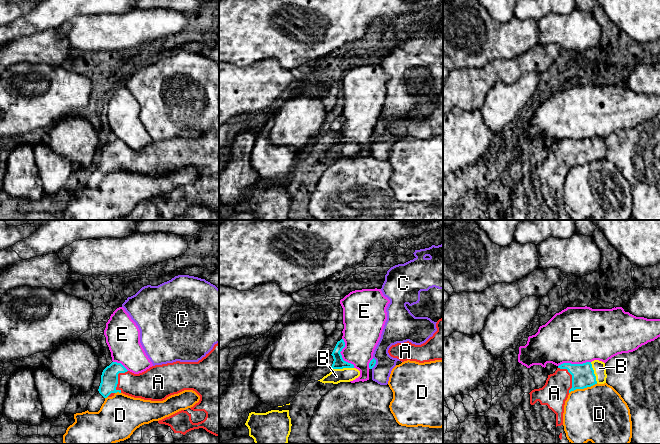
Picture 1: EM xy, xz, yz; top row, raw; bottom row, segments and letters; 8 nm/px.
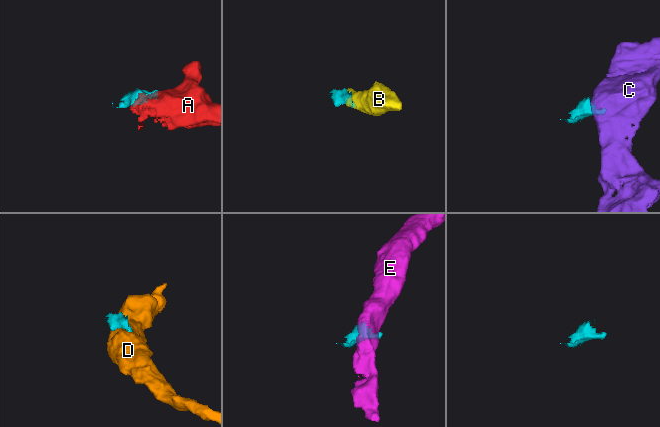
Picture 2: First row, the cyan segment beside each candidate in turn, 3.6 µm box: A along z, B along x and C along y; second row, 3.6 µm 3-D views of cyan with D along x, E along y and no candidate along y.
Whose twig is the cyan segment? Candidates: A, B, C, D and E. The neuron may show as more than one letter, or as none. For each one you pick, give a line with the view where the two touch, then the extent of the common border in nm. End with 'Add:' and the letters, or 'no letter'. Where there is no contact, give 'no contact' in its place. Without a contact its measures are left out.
A: meets cyan in xy; contact 190 nm long
B: meets cyan in xz; contact 170 nm long
Add: A, B

